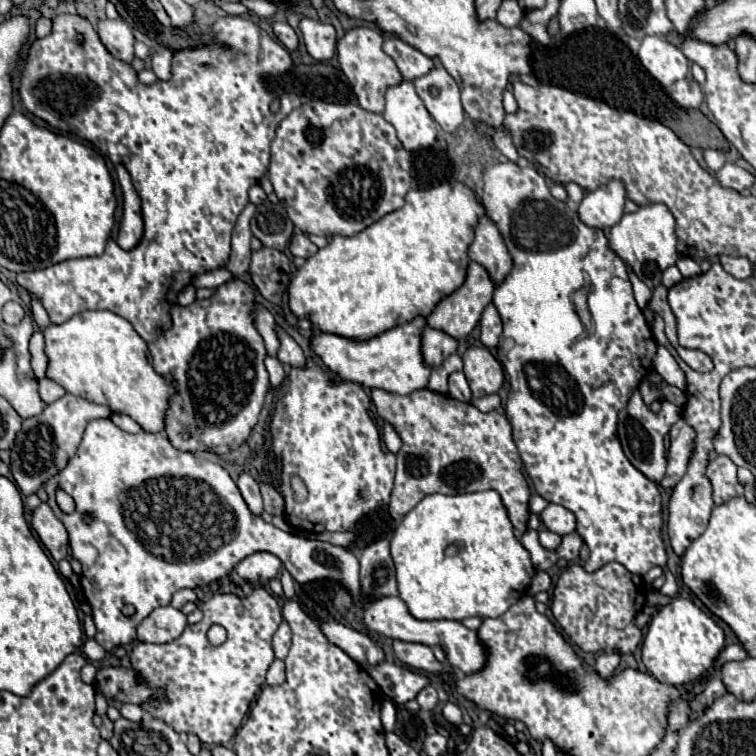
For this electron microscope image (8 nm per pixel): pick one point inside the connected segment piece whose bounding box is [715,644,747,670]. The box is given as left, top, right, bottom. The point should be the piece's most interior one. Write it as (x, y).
(734, 652)

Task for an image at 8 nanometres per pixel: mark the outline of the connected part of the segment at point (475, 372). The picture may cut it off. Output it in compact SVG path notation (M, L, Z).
M469 348L463 354L463 372L471 386L473 396L495 394L505 380L503 366L495 360L495 356L487 348Z

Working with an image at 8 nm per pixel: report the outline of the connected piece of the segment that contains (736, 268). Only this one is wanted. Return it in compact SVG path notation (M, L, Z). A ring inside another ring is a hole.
M719 256L719 262L725 272L729 272L735 278L749 278L753 274L753 266L745 258L735 258L735 256Z

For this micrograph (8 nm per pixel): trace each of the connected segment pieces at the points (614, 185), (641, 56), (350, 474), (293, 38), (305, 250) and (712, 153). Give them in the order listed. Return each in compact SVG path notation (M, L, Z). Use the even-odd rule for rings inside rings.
M611 180L609 184L587 192L585 198L579 204L579 218L591 228L611 228L615 226L623 216L623 204L625 204L625 188L621 182Z
M645 36L637 57L661 86L671 86L689 74L689 60L685 54L661 36Z
M311 358L307 362L307 368L293 368L289 374L289 390L275 404L271 426L269 426L273 434L269 452L275 456L281 456L281 466L283 466L281 468L283 484L277 486L277 490L285 498L285 518L293 528L309 534L317 534L319 530L331 530L331 532L351 530L359 522L359 518L367 516L369 512L375 512L377 508L387 506L393 490L395 454L383 452L381 448L379 432L373 420L369 418L371 398L359 384L339 382L337 386L331 386L329 384L331 380L333 380L331 374L321 370ZM293 476L299 476L309 490L309 496L305 502L295 500L295 492L291 488Z
M275 22L273 24L273 32L289 52L297 52L299 50L299 38L297 38L295 30L287 22Z
M295 232L293 238L291 238L291 244L289 244L289 250L293 256L301 256L301 258L309 258L317 252L317 246L309 240L307 234L303 232Z
M705 150L705 160L707 160L707 166L709 166L713 172L721 170L723 164L727 162L723 150Z

